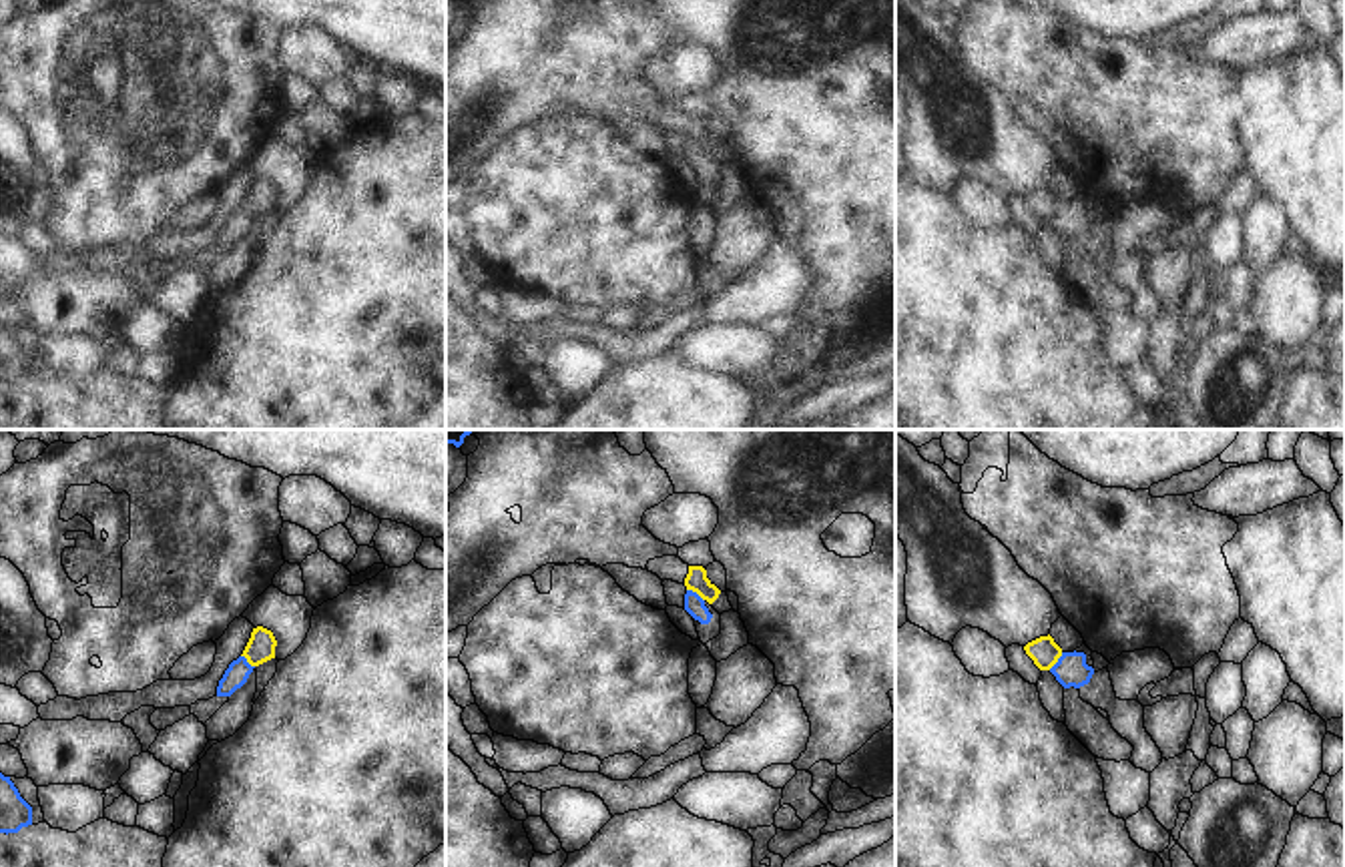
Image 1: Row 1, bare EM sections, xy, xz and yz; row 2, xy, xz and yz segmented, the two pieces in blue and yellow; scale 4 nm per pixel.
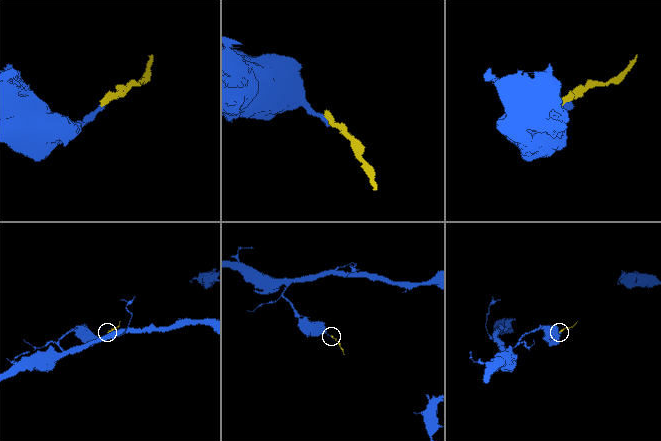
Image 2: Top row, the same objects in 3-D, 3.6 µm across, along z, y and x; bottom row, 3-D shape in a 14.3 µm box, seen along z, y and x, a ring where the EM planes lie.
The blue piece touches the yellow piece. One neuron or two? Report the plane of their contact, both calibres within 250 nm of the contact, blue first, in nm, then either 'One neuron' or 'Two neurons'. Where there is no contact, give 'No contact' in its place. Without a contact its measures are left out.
Touches blue in xz. Thickness 80 nm (blue) against 90 nm. Two neurons.

